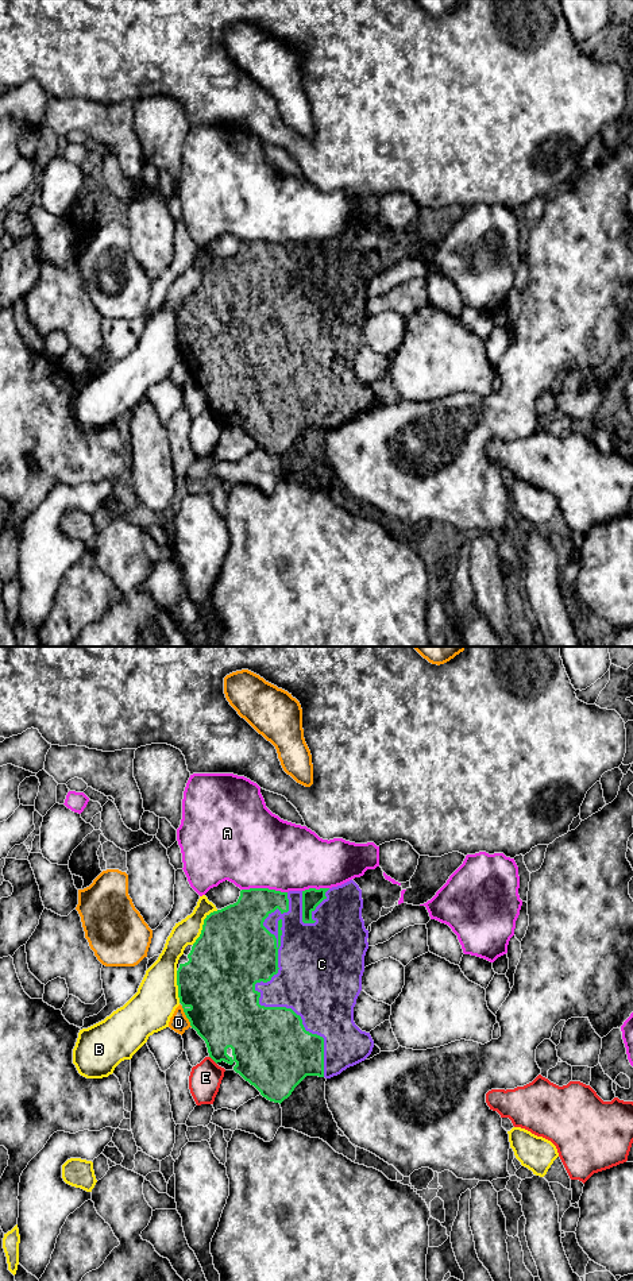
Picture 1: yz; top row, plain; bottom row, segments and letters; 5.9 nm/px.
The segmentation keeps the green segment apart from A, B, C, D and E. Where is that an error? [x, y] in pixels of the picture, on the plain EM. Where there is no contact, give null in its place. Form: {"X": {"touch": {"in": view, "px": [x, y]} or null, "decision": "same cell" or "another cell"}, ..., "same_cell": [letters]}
{"A": {"touch": {"in": "yz", "px": [265, 240]}, "decision": "another cell"}, "B": {"touch": {"in": "yz", "px": [203, 277]}, "decision": "another cell"}, "C": {"touch": {"in": "yz", "px": [257, 343]}, "decision": "same cell"}, "D": {"touch": {"in": "yz", "px": [186, 369]}, "decision": "another cell"}, "E": {"touch": {"in": "yz", "px": [212, 411]}, "decision": "another cell"}, "same_cell": ["C"]}

